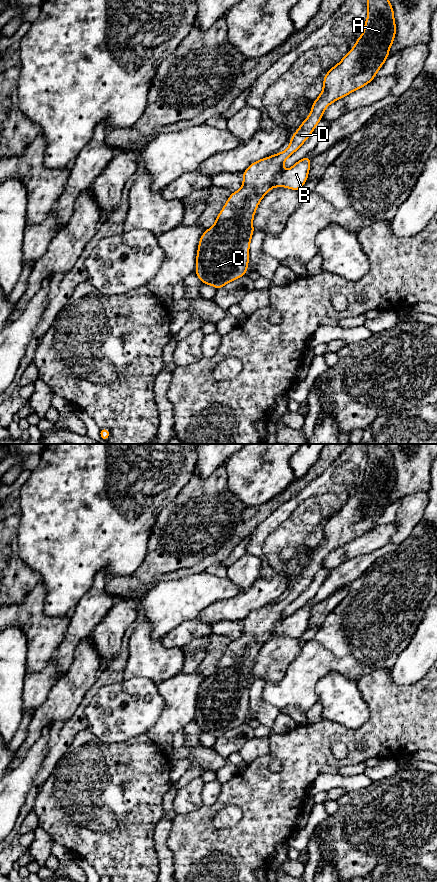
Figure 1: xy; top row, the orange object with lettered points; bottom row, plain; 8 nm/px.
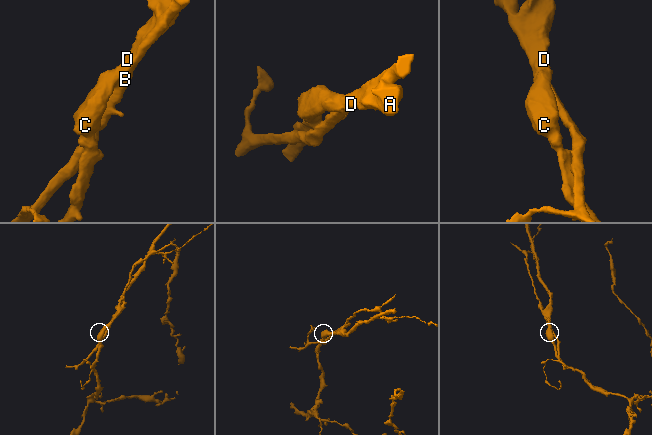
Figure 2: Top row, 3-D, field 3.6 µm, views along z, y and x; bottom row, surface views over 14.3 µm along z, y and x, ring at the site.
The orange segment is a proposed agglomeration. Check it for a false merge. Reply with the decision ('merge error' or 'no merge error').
merge error

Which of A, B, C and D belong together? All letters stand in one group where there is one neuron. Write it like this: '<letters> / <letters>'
A C D / B

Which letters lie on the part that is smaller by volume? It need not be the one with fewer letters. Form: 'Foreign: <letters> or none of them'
Foreign: B

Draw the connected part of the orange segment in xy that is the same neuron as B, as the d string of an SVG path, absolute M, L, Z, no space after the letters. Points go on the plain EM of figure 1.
M306 604L296 610L290 617L277 623L273 635L286 635L291 638L301 638L308 627L311 606Z

